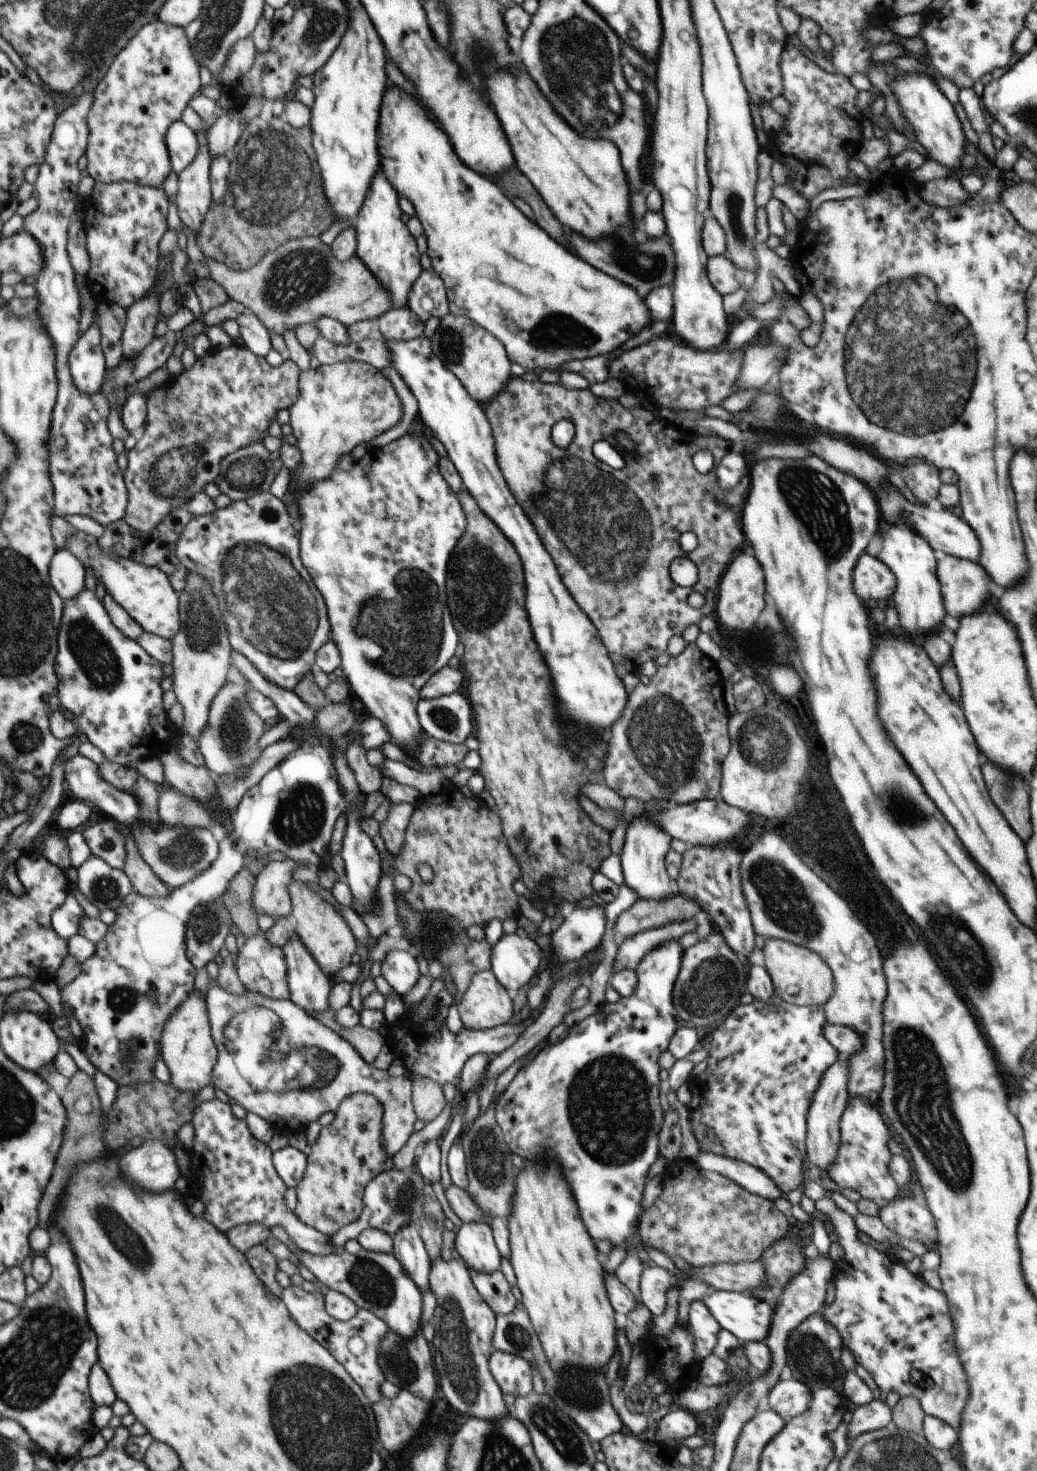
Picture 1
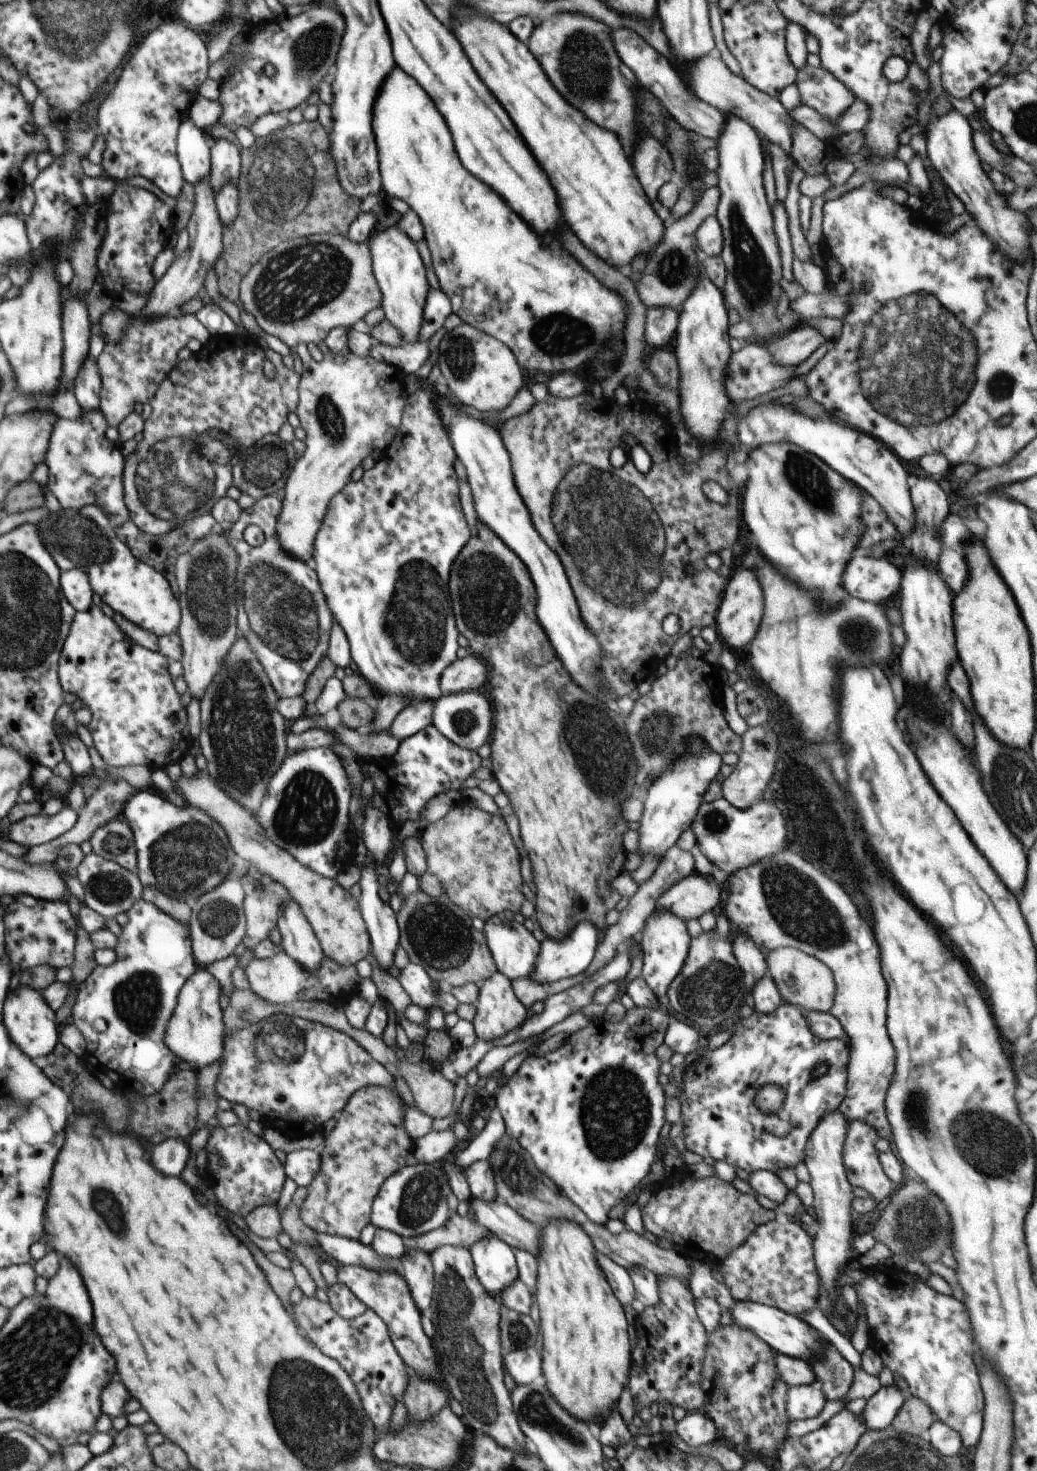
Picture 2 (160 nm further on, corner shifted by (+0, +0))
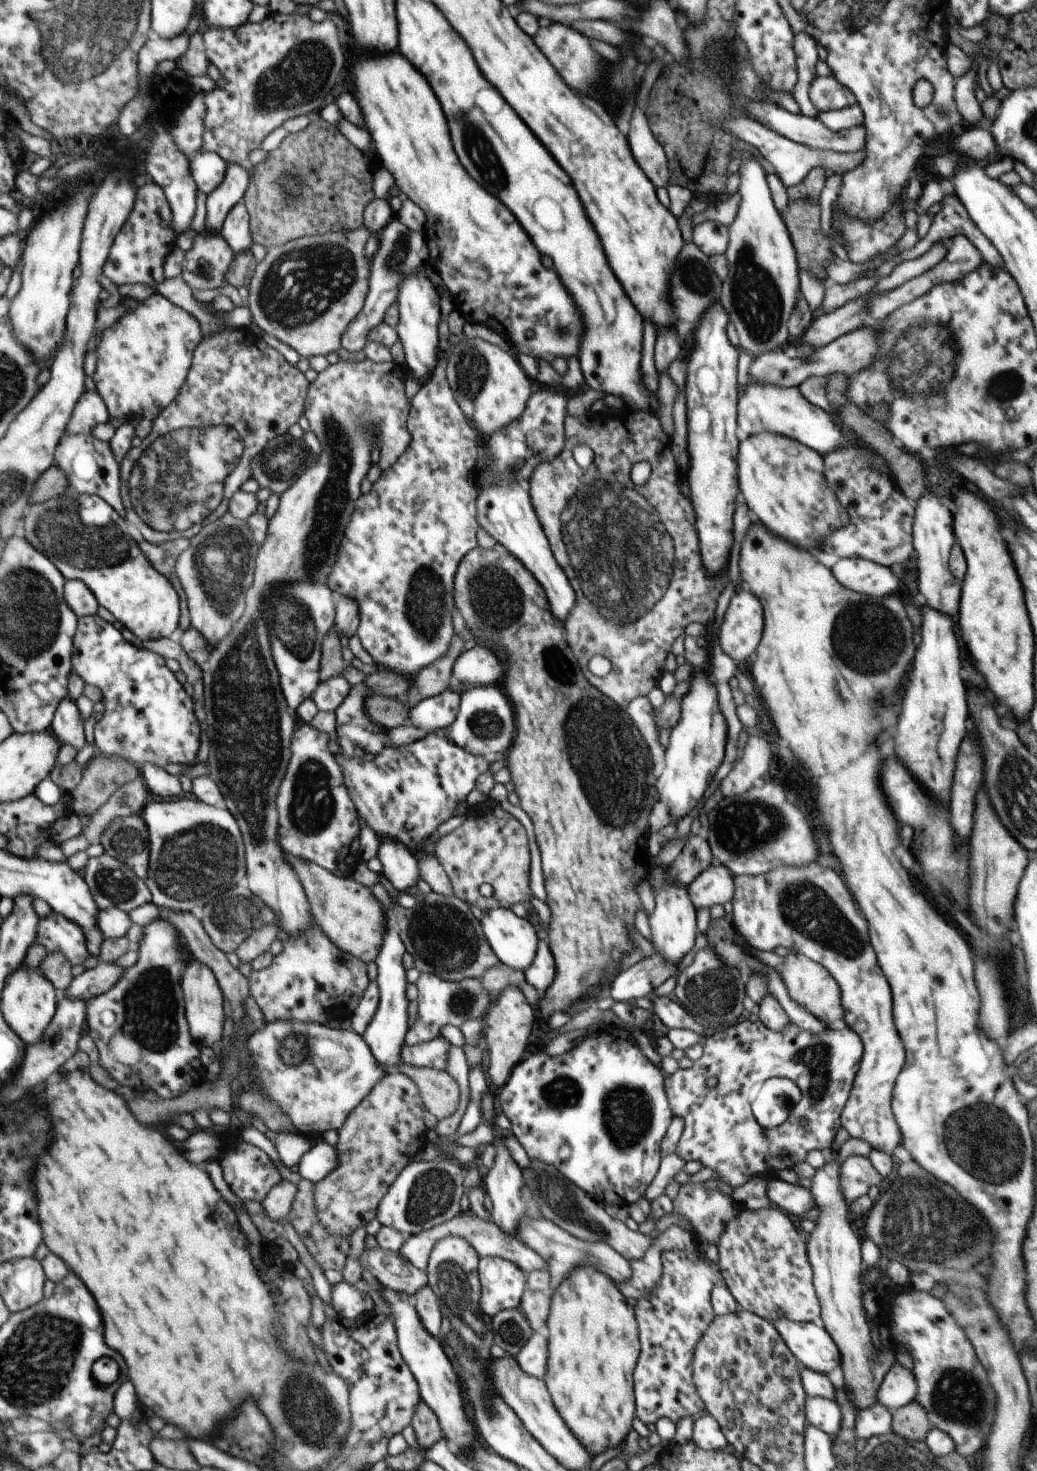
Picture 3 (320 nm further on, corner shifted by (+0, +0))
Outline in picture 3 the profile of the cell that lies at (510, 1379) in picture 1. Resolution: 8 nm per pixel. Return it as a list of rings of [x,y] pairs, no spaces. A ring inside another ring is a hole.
[[[533,1331],[530,1340],[515,1356],[524,1372],[543,1379],[547,1373],[548,1339],[538,1331]]]

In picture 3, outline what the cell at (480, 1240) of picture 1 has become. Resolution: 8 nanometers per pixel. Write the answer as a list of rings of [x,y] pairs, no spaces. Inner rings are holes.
[[[479,1257],[480,1308],[490,1318],[504,1309],[516,1309],[527,1287],[526,1274],[502,1257]]]

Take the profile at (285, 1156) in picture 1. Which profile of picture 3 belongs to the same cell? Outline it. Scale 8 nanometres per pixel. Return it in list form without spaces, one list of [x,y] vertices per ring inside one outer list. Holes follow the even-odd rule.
[[[317,1143],[302,1156],[298,1163],[299,1174],[302,1179],[320,1182],[339,1163],[337,1148],[328,1143]]]

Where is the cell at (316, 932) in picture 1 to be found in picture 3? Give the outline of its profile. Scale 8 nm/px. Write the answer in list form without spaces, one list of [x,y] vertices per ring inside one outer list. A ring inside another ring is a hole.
[[[286,852],[285,859],[294,867],[301,880],[311,906],[311,916],[321,931],[341,951],[349,952],[366,964],[375,961],[387,931],[387,918],[386,910],[370,891],[370,887],[356,882],[351,877],[338,876],[316,863],[294,858]]]

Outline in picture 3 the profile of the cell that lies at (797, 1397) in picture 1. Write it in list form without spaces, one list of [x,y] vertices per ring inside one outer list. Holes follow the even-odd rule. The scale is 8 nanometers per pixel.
[[[807,1396],[805,1415],[808,1422],[831,1437],[835,1437],[841,1429],[842,1411],[834,1401],[822,1397]]]

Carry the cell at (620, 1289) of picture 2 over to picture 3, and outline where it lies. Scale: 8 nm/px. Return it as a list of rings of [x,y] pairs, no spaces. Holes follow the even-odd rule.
[[[522,1219],[519,1222],[519,1236],[516,1237],[522,1241],[527,1247],[535,1250],[538,1256],[542,1257],[548,1265],[551,1276],[549,1290],[546,1292],[552,1296],[559,1284],[571,1273],[574,1269],[580,1266],[580,1262],[591,1265],[604,1273],[614,1283],[627,1281],[631,1275],[631,1266],[619,1252],[616,1252],[609,1244],[605,1242],[590,1242],[572,1236],[563,1228],[556,1226],[554,1222],[548,1219]]]

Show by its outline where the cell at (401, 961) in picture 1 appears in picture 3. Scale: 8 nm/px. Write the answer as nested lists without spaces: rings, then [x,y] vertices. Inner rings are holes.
[[[421,973],[415,982],[418,989],[417,1015],[413,1025],[405,1034],[405,1044],[408,1046],[421,1045],[440,1035],[440,1028],[452,1024],[460,1028],[465,1022],[479,1020],[498,998],[500,992],[490,992],[478,978],[465,978],[461,981],[447,981],[432,973]]]

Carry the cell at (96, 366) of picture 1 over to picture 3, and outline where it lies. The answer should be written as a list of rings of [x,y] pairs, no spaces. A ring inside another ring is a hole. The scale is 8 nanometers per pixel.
[[[85,392],[75,407],[74,414],[68,423],[66,432],[80,435],[92,435],[92,428],[96,424],[109,422],[107,406],[102,397],[96,392]]]

